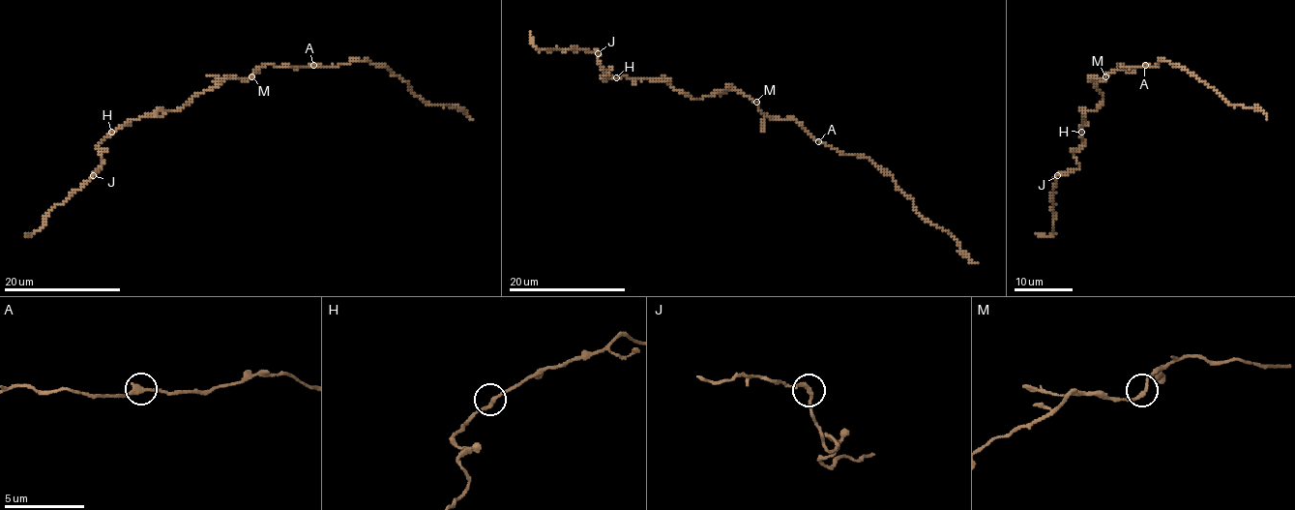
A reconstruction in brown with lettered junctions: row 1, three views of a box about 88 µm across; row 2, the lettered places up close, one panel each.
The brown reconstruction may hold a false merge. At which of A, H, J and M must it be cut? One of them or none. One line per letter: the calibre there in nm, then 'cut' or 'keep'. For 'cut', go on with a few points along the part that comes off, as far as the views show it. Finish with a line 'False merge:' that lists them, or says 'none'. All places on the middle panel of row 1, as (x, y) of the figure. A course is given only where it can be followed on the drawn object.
A: calibre 200 nm; keep
H: calibre 180 nm; keep
J: calibre 190 nm; keep
M: calibre 190 nm; keep
False merge: none

